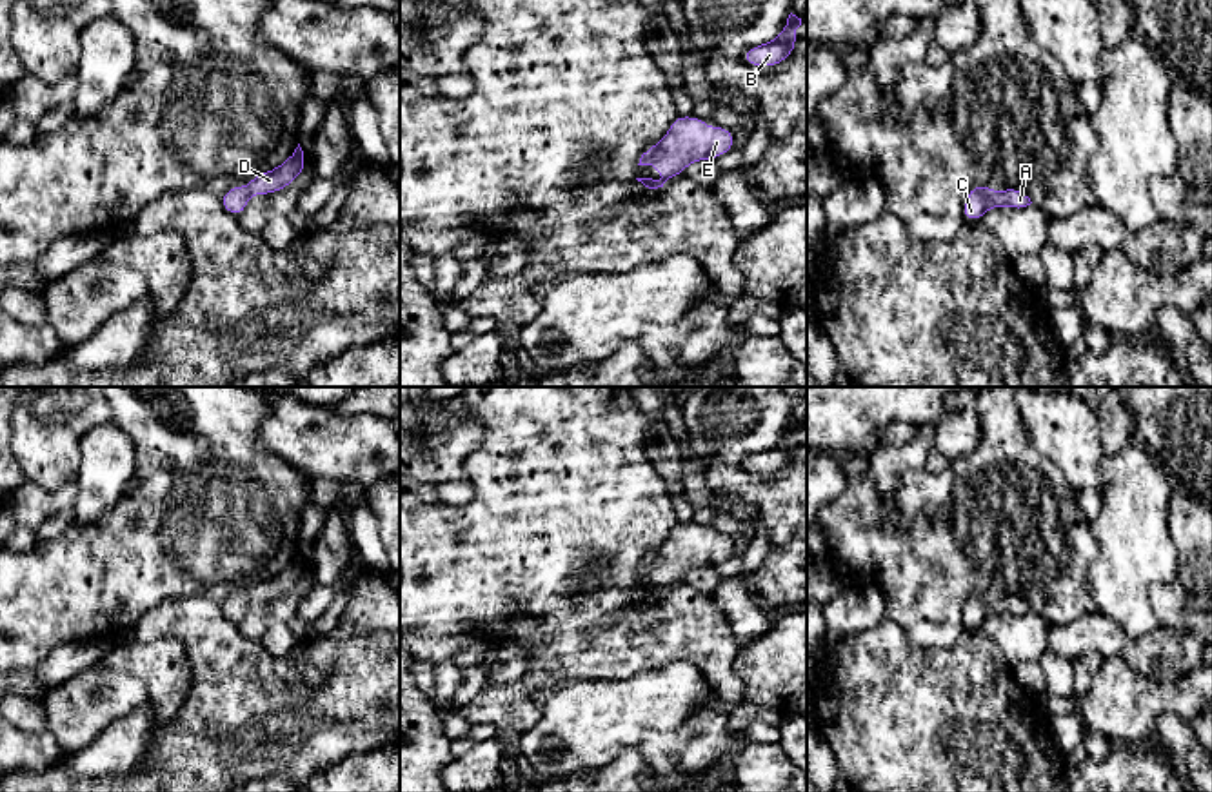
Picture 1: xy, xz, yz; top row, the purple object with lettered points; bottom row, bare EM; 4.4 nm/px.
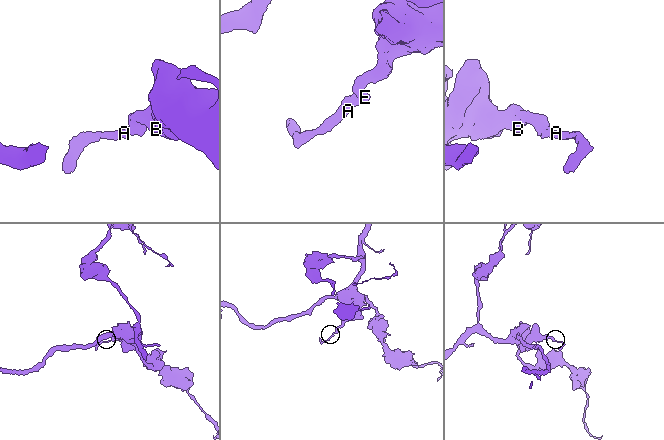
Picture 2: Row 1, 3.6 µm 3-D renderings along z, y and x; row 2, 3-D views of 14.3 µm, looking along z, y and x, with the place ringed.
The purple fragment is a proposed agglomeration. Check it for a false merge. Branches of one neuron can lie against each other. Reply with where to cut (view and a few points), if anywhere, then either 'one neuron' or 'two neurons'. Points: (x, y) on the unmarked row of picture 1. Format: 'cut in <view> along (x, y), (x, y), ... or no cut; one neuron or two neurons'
no cut; one neuron

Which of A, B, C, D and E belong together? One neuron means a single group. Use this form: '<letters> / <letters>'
A B C D E

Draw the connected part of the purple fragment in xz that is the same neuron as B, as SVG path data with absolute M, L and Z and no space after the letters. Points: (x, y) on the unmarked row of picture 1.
M789 421L785 434L776 447L756 452L741 460L741 467L749 472L772 474L781 470L789 461L794 460L798 445L792 441L801 432L801 425Z

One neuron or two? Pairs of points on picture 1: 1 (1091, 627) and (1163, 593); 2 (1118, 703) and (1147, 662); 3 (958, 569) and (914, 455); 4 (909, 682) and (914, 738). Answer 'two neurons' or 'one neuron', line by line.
1: two neurons
2: two neurons
3: two neurons
4: one neuron

